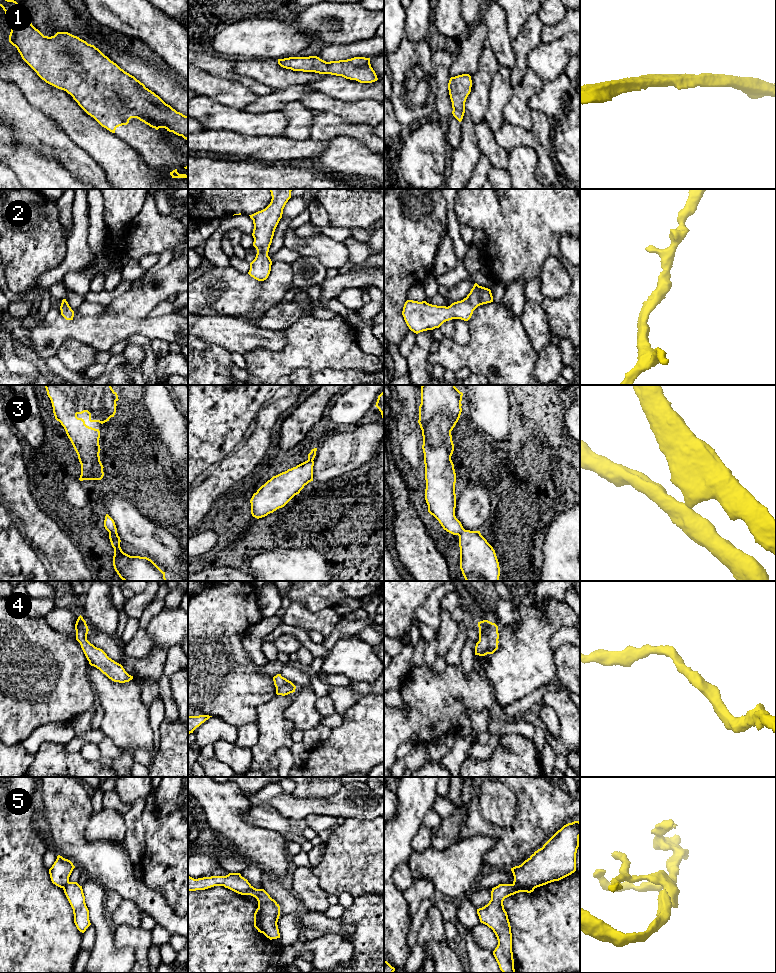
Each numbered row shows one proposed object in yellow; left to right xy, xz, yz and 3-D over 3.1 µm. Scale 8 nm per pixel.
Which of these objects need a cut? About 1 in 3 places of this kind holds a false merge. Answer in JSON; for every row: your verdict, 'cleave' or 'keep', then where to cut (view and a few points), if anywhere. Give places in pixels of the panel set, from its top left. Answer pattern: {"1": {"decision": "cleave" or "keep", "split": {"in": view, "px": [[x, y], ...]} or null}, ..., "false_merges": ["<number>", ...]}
{"1": {"decision": "keep", "split": null}, "2": {"decision": "keep", "split": null}, "3": {"decision": "cleave", "split": {"in": "xy", "px": [[116, 531], [109, 533]]}}, "4": {"decision": "keep", "split": null}, "5": {"decision": "cleave", "split": {"in": "xz", "px": [[258, 906], [261, 930], [263, 932]]}}, "false_merges": ["3", "5"]}

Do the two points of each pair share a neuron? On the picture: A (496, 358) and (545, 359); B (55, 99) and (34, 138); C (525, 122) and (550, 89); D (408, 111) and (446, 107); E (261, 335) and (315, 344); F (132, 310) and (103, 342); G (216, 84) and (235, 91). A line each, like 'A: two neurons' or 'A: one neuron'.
A: two neurons
B: two neurons
C: two neurons
D: two neurons
E: two neurons
F: two neurons
G: one neuron

